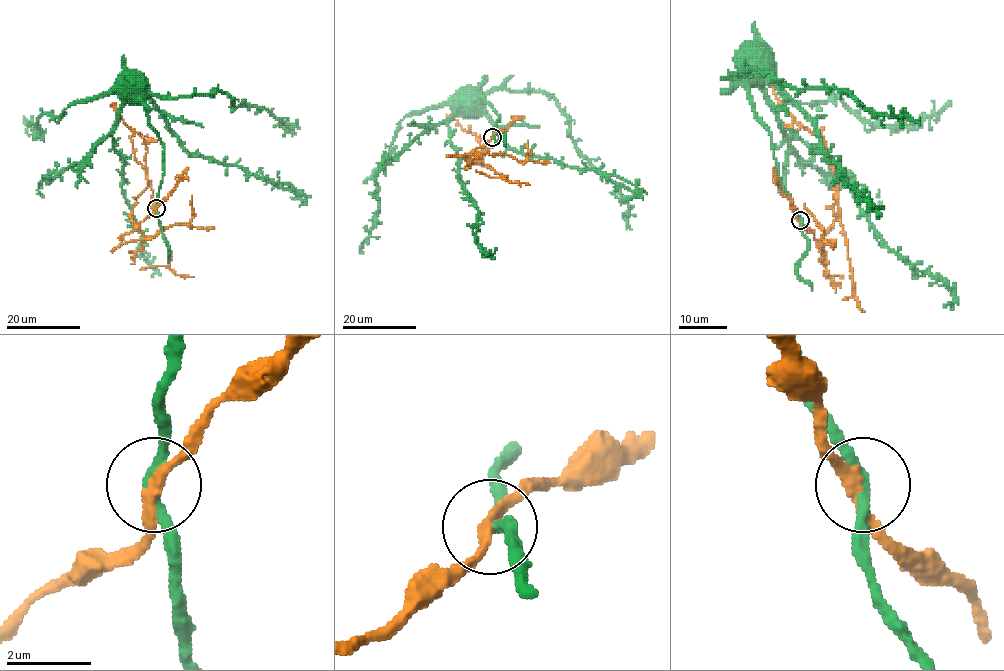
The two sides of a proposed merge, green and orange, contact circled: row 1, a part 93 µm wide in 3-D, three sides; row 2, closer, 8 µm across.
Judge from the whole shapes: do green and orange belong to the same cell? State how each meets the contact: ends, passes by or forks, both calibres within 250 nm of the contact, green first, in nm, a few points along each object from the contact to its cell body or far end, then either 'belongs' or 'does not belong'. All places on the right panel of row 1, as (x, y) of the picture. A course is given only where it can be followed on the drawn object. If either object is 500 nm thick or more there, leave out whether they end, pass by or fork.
green passes by | orange passes by | 240/240 nm | green via (800, 220), (791, 197), (780, 184), (771, 135), (752, 110), (747, 84), (739, 70), (740, 59) | orange via (800, 220), (818, 245), (835, 219), (833, 207), (836, 184), (839, 186), (853, 290), (853, 295), (843, 299) | does not belong

